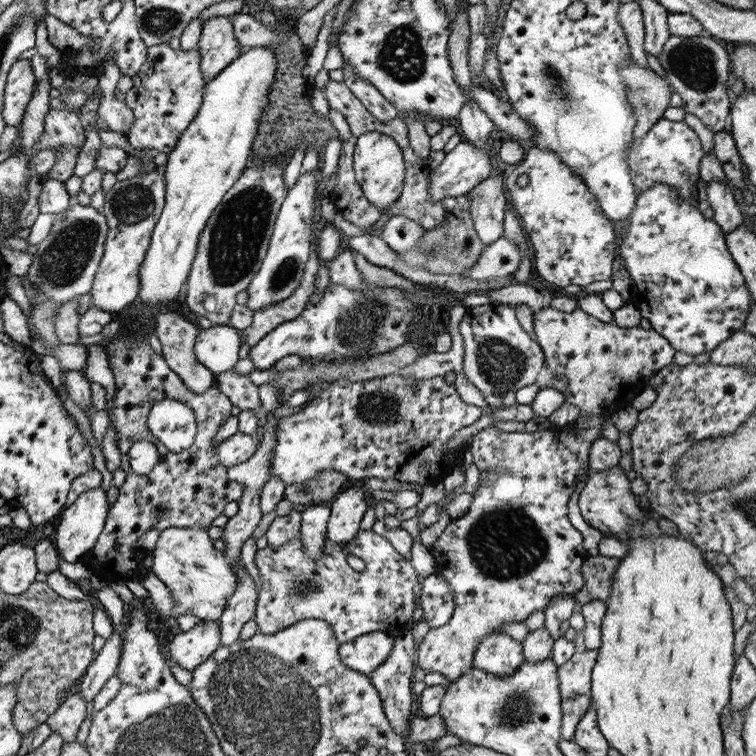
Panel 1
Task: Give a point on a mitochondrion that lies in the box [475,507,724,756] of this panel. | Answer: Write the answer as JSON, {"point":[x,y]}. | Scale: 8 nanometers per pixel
{"point":[518,707]}

